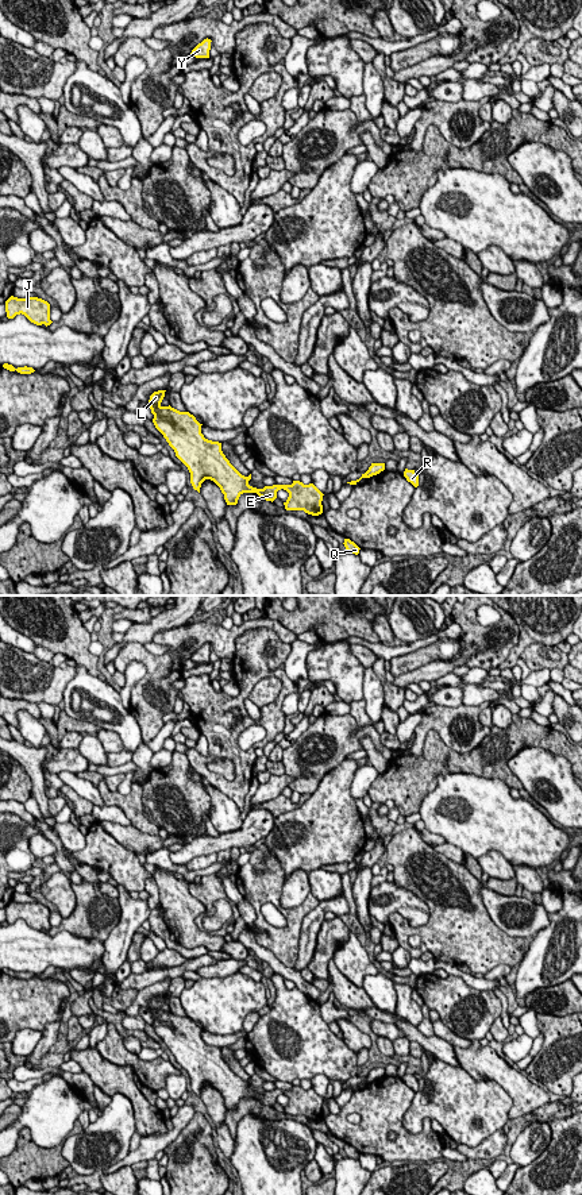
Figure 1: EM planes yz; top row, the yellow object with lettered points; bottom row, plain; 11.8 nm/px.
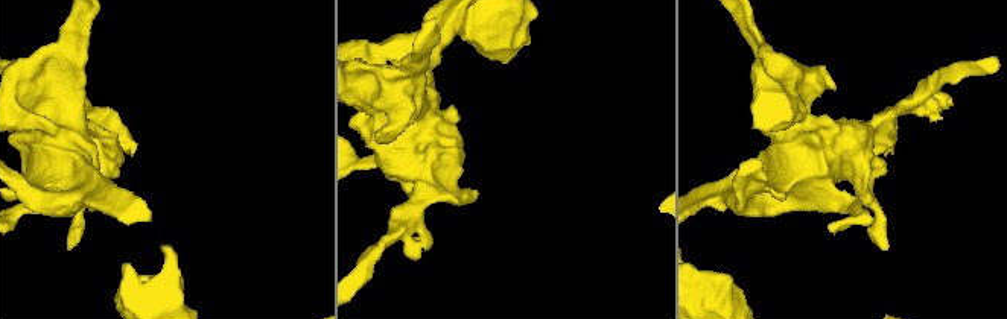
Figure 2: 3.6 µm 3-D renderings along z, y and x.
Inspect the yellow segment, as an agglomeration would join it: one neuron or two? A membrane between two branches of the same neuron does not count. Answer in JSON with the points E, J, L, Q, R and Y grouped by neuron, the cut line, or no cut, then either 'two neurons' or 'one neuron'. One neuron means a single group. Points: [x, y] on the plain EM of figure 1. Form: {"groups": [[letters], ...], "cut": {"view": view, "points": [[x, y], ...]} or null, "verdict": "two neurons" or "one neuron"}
{"groups": [["E", "J", "L", "Q", "R", "Y"]], "cut": null, "verdict": "one neuron"}

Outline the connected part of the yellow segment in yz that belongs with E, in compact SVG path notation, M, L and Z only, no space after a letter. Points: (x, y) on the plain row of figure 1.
M166 995L154 997L149 1011L154 1019L153 1028L163 1040L176 1061L188 1072L190 1088L200 1098L205 1084L213 1086L224 1099L227 1110L236 1110L243 1098L257 1098L266 1106L274 1106L277 1096L284 1094L289 1098L284 1107L286 1115L304 1115L308 1119L323 1118L323 1098L313 1090L293 1086L292 1090L273 1090L257 1094L248 1090L248 1082L242 1080L226 1063L221 1048L212 1046L201 1038L201 1030L189 1017L162 1011Z

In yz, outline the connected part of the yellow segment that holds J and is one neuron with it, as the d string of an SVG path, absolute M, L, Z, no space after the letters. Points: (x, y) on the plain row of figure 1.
M11 901L5 906L5 917L8 924L16 920L24 920L31 928L36 930L50 930L50 909L38 902L18 903Z

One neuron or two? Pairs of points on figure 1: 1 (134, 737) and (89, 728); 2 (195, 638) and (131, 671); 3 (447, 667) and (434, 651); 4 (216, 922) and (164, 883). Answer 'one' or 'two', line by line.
1: two
2: two
3: two
4: two

